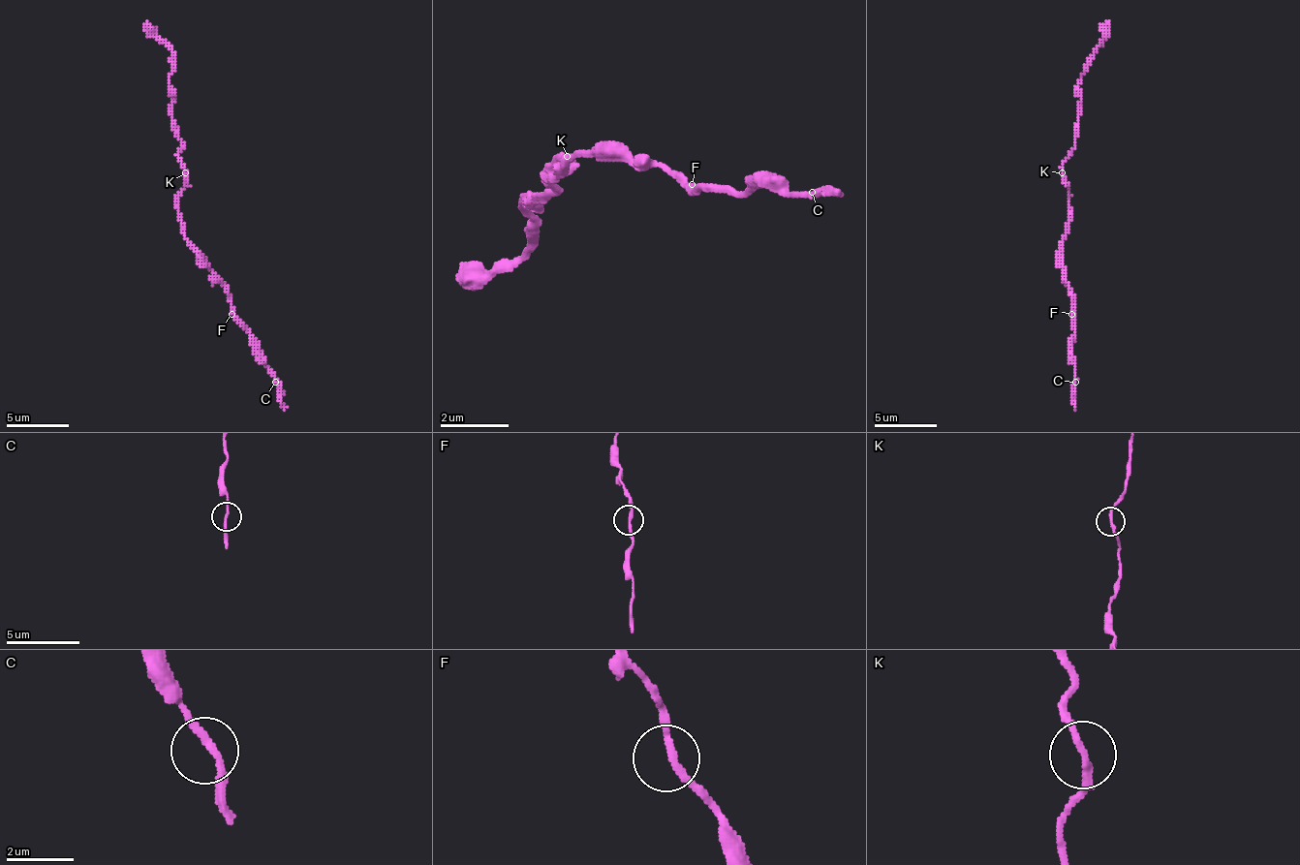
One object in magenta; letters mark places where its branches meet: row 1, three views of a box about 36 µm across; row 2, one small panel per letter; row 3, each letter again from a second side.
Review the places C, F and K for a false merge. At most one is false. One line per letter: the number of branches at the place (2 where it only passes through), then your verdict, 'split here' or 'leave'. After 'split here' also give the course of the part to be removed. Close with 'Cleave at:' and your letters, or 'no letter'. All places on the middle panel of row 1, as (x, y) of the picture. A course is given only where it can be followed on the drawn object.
C: branches 2; leave
F: branches 2; leave
K: branches 2; leave
Cleave at: no letter

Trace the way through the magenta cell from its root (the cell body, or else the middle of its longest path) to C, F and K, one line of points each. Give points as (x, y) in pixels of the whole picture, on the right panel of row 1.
C: (1068, 217), (1068, 232), (1063, 242), (1063, 279), (1071, 294), (1075, 382)
F: (1068, 217), (1068, 232), (1063, 242), (1063, 279), (1071, 294), (1071, 314)
K: (1068, 217), (1068, 189), (1063, 173)

